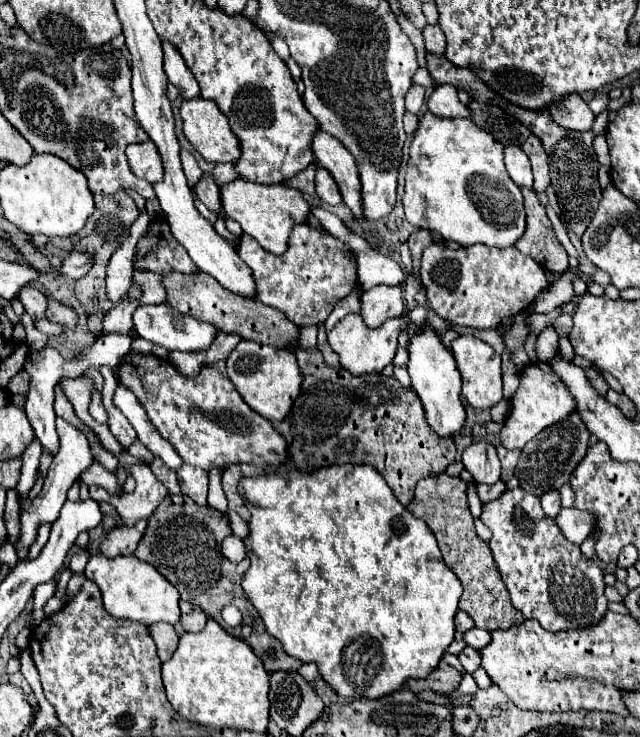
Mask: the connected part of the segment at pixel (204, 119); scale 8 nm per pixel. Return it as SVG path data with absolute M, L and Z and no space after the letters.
M191 99L181 105L181 117L183 117L183 133L189 139L189 143L195 147L195 151L209 163L237 163L241 153L241 143L237 143L237 135L233 135L229 121L225 115L221 115L221 109L217 103L207 99Z

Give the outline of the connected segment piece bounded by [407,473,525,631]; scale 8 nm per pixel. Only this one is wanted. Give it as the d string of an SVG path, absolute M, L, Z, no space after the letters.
M447 473L437 475L437 477L427 477L421 483L417 483L415 497L407 505L407 509L417 519L423 519L429 525L429 529L437 537L439 549L443 553L443 561L459 577L459 581L463 585L459 609L469 613L471 619L475 621L475 627L479 627L479 629L487 629L487 631L509 629L513 625L523 623L525 617L509 601L509 593L503 585L495 559L489 551L489 543L485 543L475 533L473 515L467 507L465 489L467 489L465 481L461 481L459 477L451 477Z

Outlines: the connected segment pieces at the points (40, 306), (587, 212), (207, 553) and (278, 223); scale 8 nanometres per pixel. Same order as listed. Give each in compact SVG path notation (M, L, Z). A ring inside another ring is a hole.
M25 287L19 291L19 299L25 305L27 313L31 319L45 319L45 307L47 307L47 297L35 287Z
M505 103L509 109L515 111L517 119L521 123L525 123L525 127L529 127L531 133L535 133L547 155L549 155L549 167L551 167L551 187L557 191L561 209L563 209L563 217L567 219L567 225L581 237L583 231L587 229L591 217L597 211L597 205L601 201L601 187L597 183L597 171L599 171L599 161L597 155L593 151L593 139L599 133L605 133L609 127L609 115L601 113L597 115L595 123L593 123L593 131L587 133L577 133L577 131L565 131L563 127L559 127L557 123L551 121L551 115L547 111L529 111L529 109L521 109L515 105Z
M165 497L163 503L155 509L155 513L147 521L147 529L145 529L145 535L141 537L135 557L153 565L161 575L165 575L165 579L169 579L169 583L173 583L177 587L183 601L189 601L189 603L201 607L205 611L205 615L215 619L217 623L221 623L221 627L225 627L227 633L243 639L253 649L253 653L265 663L265 669L269 673L273 673L277 669L299 671L299 667L303 663L299 659L287 655L283 651L281 643L277 643L277 639L273 639L265 631L261 617L257 615L257 609L249 603L249 597L245 595L245 591L241 587L241 579L243 579L245 571L249 569L249 559L243 559L241 563L231 563L221 553L221 543L229 535L231 535L231 527L229 527L229 519L225 513L219 513L211 507L197 507L193 501L185 501L183 505L177 505L169 497ZM227 605L235 605L241 611L243 625L233 629L223 621L221 611ZM245 625L247 625L249 633L243 633ZM269 647L275 649L277 661L267 659L265 651Z
M237 179L233 183L221 185L221 211L219 219L227 221L233 219L241 225L243 233L251 235L257 239L257 243L273 253L281 255L287 249L287 239L295 223L303 223L305 217L309 215L309 203L303 199L303 195L291 187L285 187L281 183L277 185L261 185L261 183L251 183Z

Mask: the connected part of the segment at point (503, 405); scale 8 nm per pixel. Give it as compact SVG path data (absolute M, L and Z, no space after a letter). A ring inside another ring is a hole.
M503 399L501 403L497 403L497 405L491 409L491 419L493 419L495 423L503 423L507 415L509 415L509 401L507 401L507 399Z

